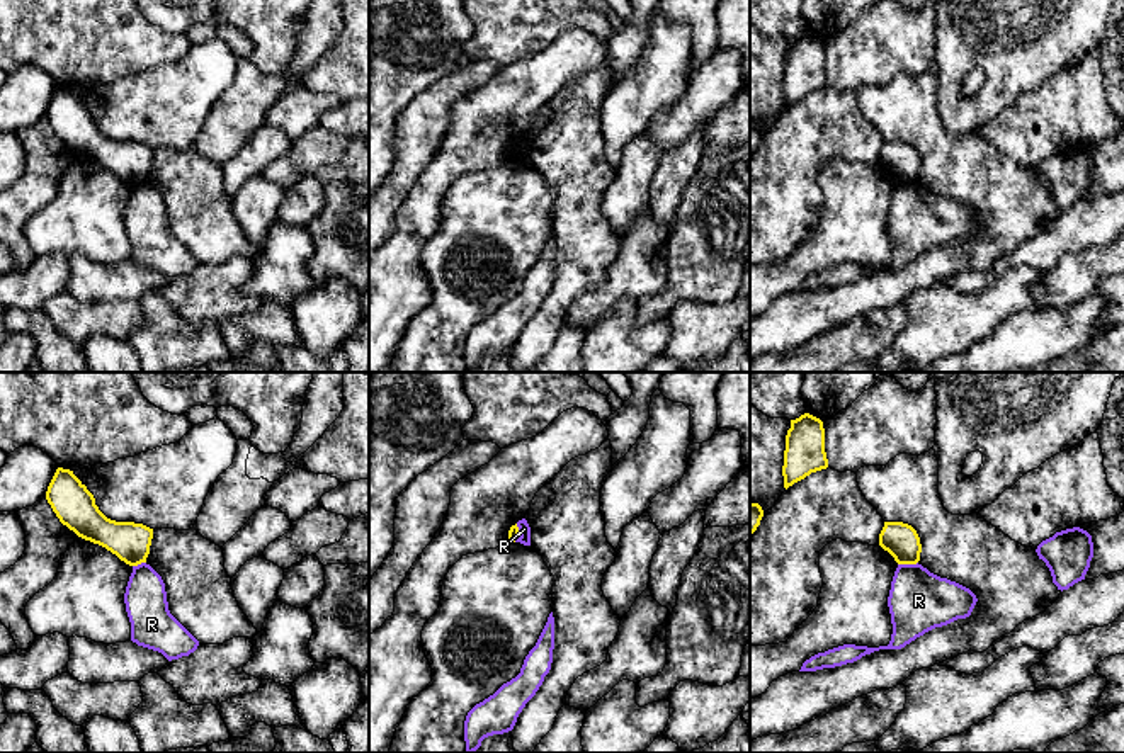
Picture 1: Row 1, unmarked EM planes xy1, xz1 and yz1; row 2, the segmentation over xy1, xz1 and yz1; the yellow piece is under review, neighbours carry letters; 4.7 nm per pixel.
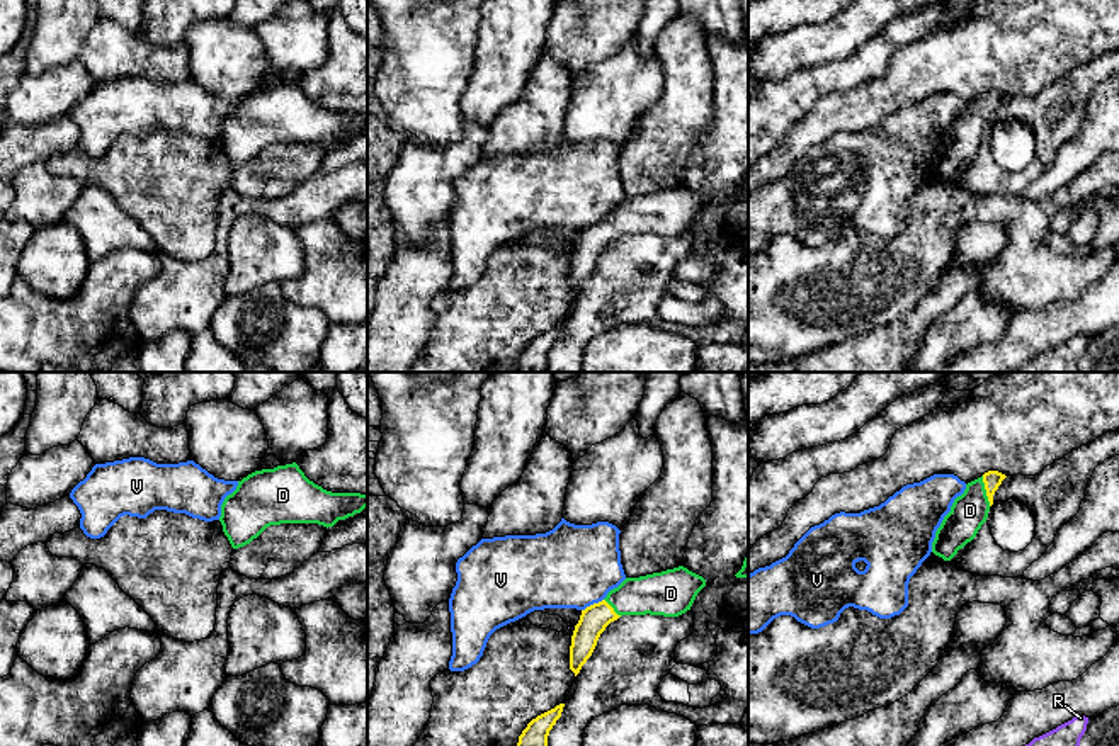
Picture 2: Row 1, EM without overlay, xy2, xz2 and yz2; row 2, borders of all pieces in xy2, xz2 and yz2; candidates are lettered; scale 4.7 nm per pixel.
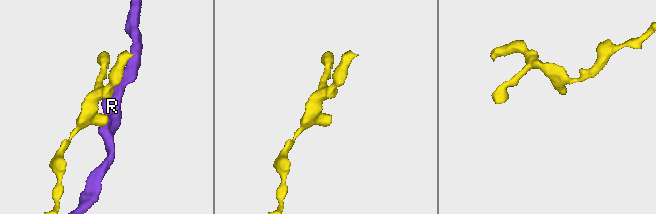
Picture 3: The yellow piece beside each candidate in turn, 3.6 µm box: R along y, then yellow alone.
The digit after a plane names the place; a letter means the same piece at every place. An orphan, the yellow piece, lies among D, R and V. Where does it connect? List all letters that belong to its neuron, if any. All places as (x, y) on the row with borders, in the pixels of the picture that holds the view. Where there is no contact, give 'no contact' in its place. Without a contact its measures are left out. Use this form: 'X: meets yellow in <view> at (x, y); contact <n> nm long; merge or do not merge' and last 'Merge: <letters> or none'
D: meets yellow in yz2 at (987, 491); contact 150 nm long; merge
R: meets yellow in yz1 at (907, 563); contact 100 nm long; do not merge
V: meets yellow in xz2 at (594, 604); contact 120 nm long; do not merge
Merge: D

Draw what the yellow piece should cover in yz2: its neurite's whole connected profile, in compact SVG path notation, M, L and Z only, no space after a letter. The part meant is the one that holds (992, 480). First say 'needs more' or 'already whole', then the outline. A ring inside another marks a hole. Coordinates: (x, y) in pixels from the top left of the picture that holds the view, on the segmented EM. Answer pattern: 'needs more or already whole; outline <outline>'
needs more; outline M988 471L981 478L966 484L951 511L944 517L932 542L932 552L944 561L951 561L959 549L971 542L988 518L993 495L1007 476Z

